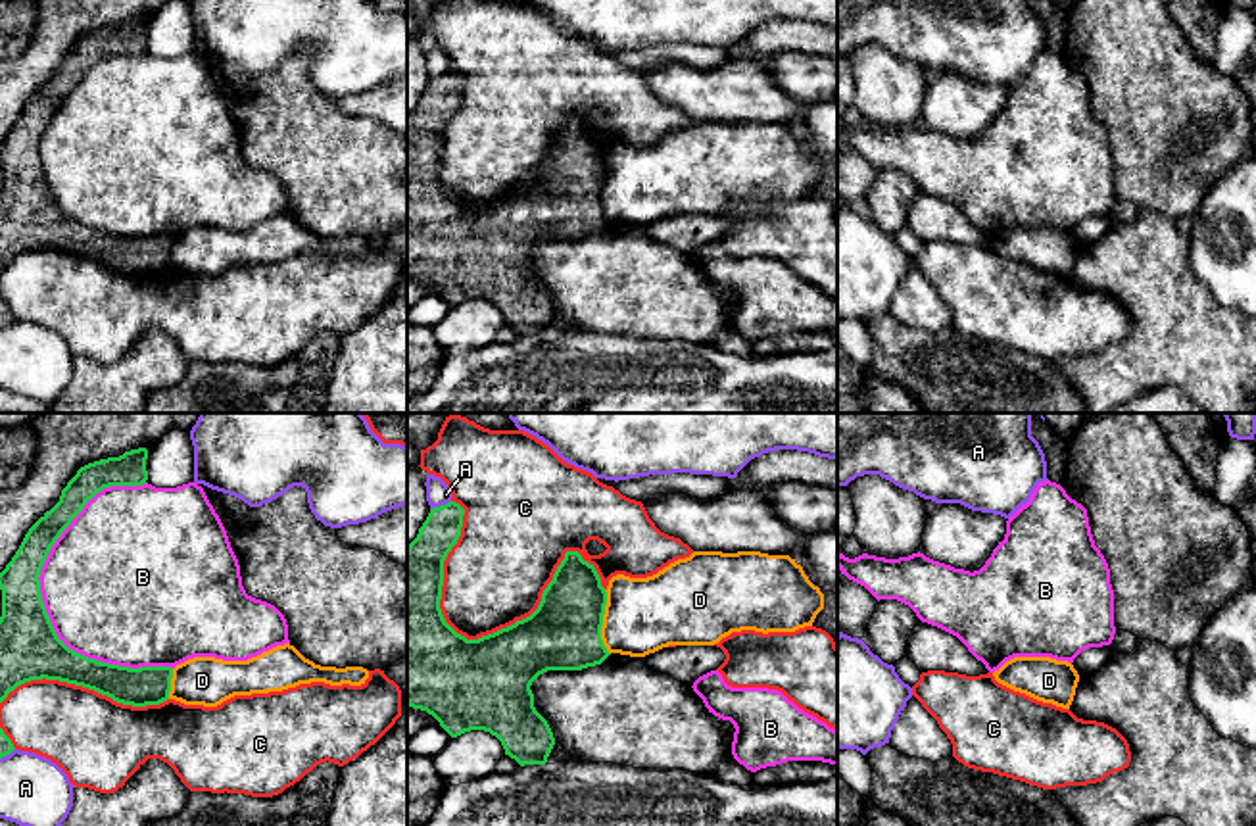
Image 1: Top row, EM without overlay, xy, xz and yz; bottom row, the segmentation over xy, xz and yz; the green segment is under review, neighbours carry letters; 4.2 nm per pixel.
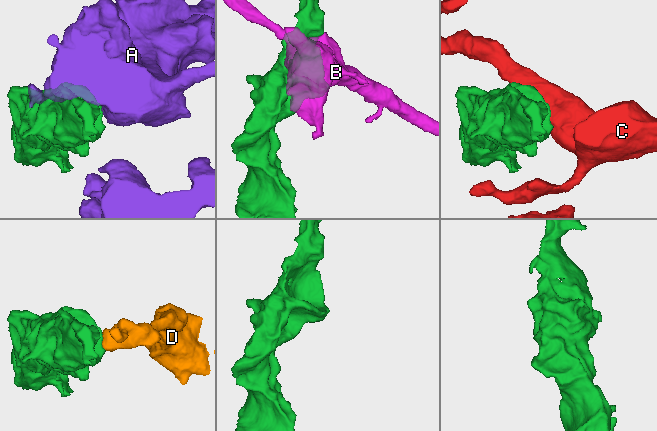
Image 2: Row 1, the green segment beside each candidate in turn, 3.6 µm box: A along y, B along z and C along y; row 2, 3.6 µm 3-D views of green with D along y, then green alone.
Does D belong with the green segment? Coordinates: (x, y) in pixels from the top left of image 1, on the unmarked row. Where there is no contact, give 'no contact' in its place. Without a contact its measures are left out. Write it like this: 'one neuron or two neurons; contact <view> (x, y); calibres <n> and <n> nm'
two neurons; contact xz (602, 193); calibres 300 and 320 nm

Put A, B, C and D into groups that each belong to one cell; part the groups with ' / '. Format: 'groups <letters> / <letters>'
groups A / B / C / D

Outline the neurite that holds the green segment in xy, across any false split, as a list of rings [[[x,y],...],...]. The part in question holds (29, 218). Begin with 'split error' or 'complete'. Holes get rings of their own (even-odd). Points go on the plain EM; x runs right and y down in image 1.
complete | [[[138,17],[81,36],[0,142],[0,273],[17,255],[42,248],[83,255],[133,277],[169,269],[171,236],[129,238],[69,219],[50,192],[38,150],[52,115],[88,69],[109,56],[146,54],[146,29],[148,19]]]

